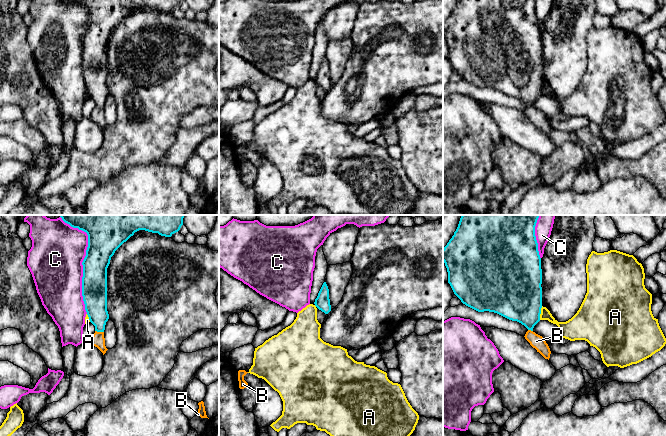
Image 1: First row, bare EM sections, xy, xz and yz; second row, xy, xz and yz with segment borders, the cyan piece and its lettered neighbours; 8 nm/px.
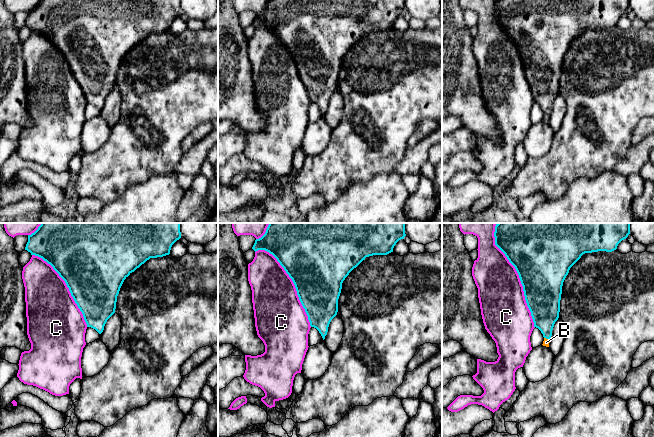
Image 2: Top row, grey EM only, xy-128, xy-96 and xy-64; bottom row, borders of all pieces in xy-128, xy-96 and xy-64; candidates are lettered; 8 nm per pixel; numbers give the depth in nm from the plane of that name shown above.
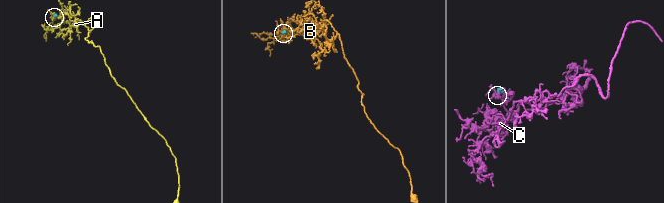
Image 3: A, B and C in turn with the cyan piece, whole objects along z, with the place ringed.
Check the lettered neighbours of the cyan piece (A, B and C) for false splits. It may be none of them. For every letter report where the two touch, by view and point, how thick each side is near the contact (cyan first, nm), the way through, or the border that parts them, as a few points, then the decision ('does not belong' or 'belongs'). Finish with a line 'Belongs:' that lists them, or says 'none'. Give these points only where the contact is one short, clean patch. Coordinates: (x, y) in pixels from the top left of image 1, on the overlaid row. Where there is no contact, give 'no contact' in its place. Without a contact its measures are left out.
A: meets cyan in yz at (540, 313); 420 nm thick on the cyan side, 120 nm on the other; border along yz (542, 306), (539, 319); does not belong
B: meets cyan in xy at (99, 331); 180 nm thick on the cyan side, 110 nm on the other; runs through xy (95, 301), (99, 331), (97, 340); belongs
C: meets cyan in xy at (83, 260); 280 nm thick on the cyan side, 440 nm on the other; does not belong
Belongs: B

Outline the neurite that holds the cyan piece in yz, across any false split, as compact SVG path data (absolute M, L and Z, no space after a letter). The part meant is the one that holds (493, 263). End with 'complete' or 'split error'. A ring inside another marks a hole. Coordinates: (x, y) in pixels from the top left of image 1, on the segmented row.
M462 215L454 235L443 248L443 262L448 272L448 283L450 284L454 294L466 306L478 312L494 312L509 320L517 321L524 325L528 331L525 334L525 339L530 345L537 350L545 359L550 358L550 348L544 338L533 331L534 326L540 321L542 308L542 269L541 258L538 251L538 243L535 236L535 226L539 215Z | split error

